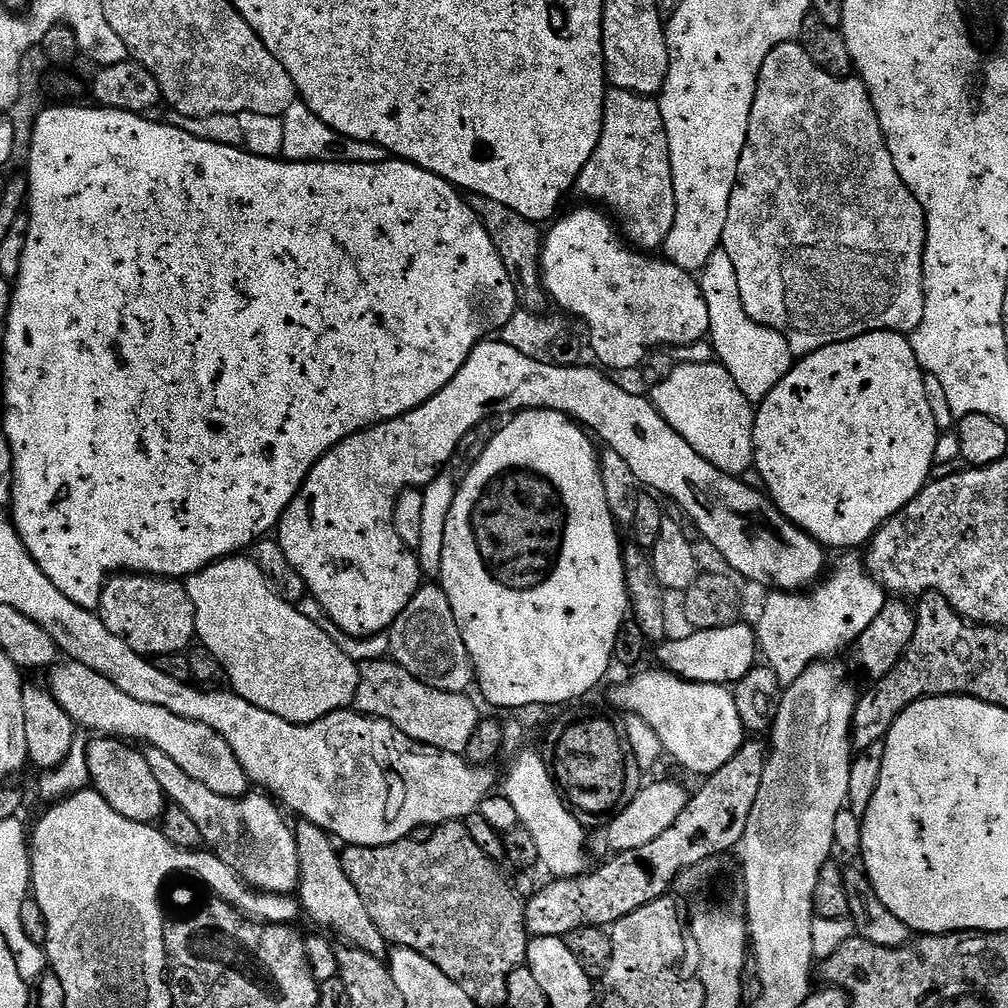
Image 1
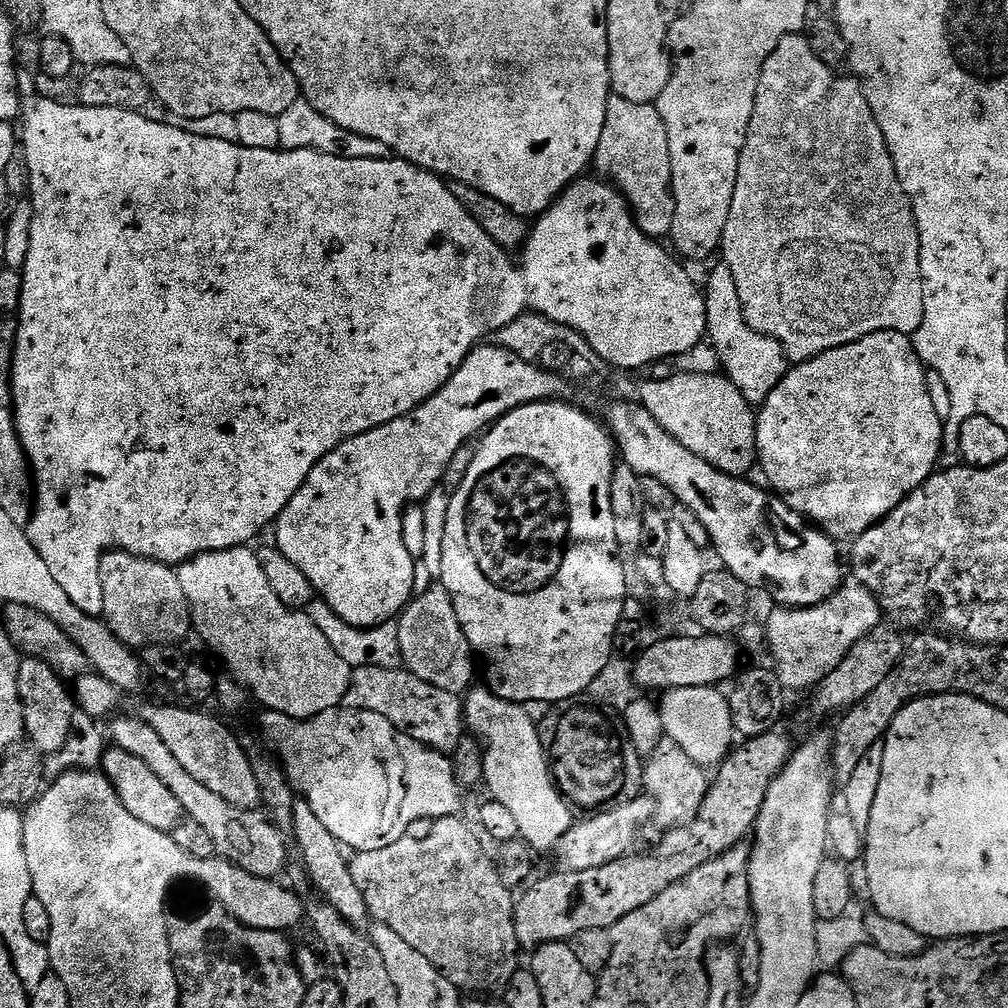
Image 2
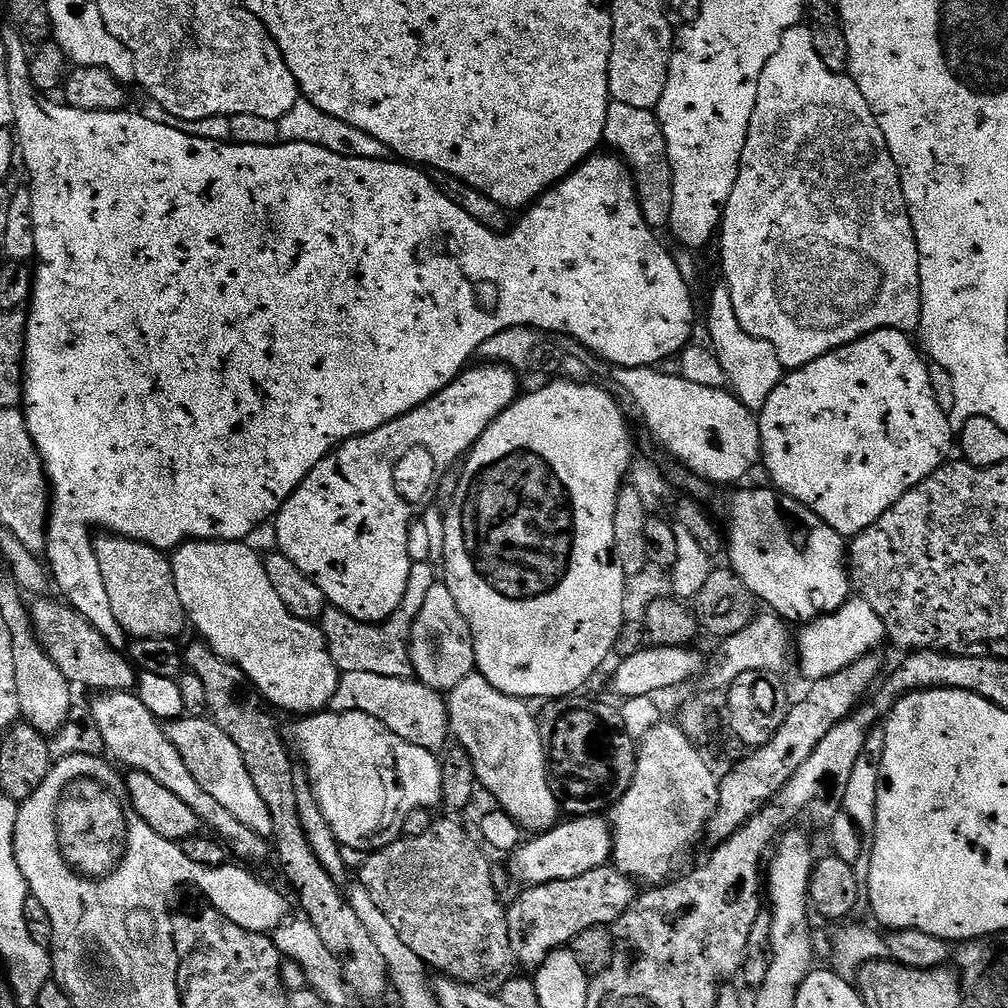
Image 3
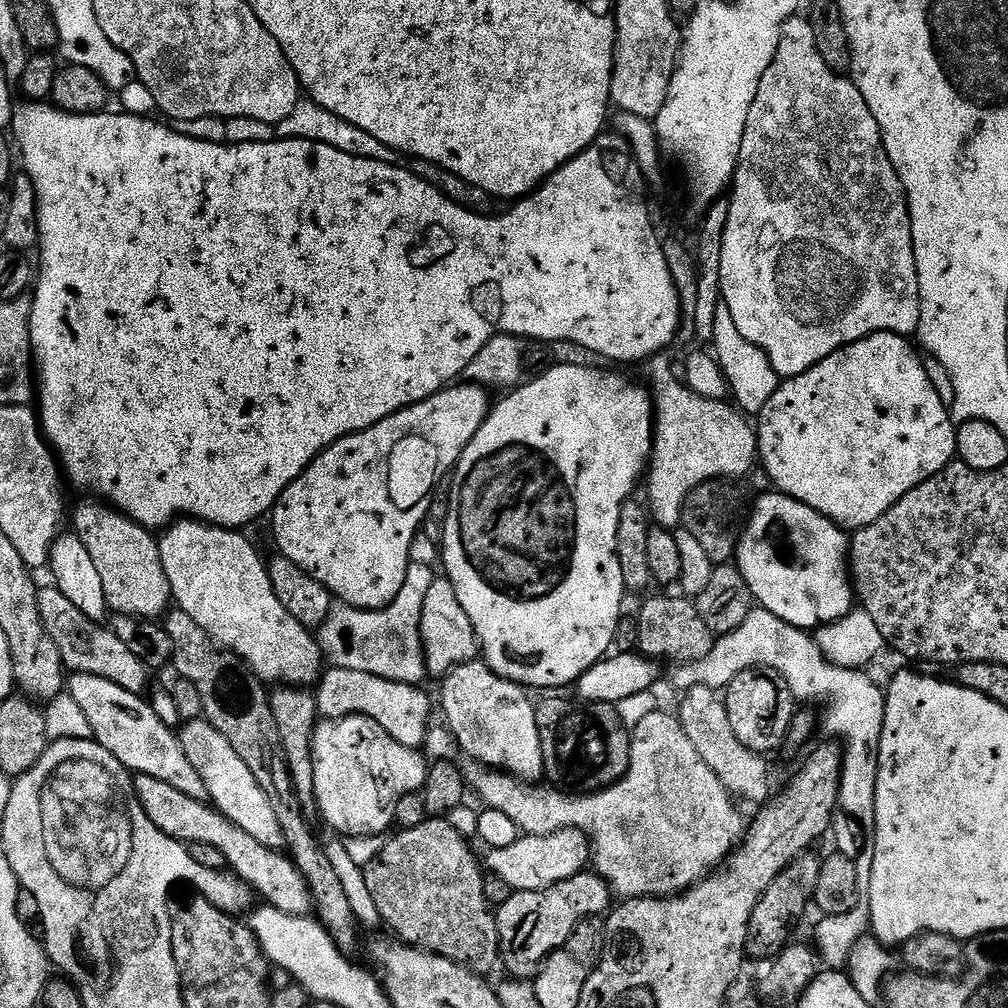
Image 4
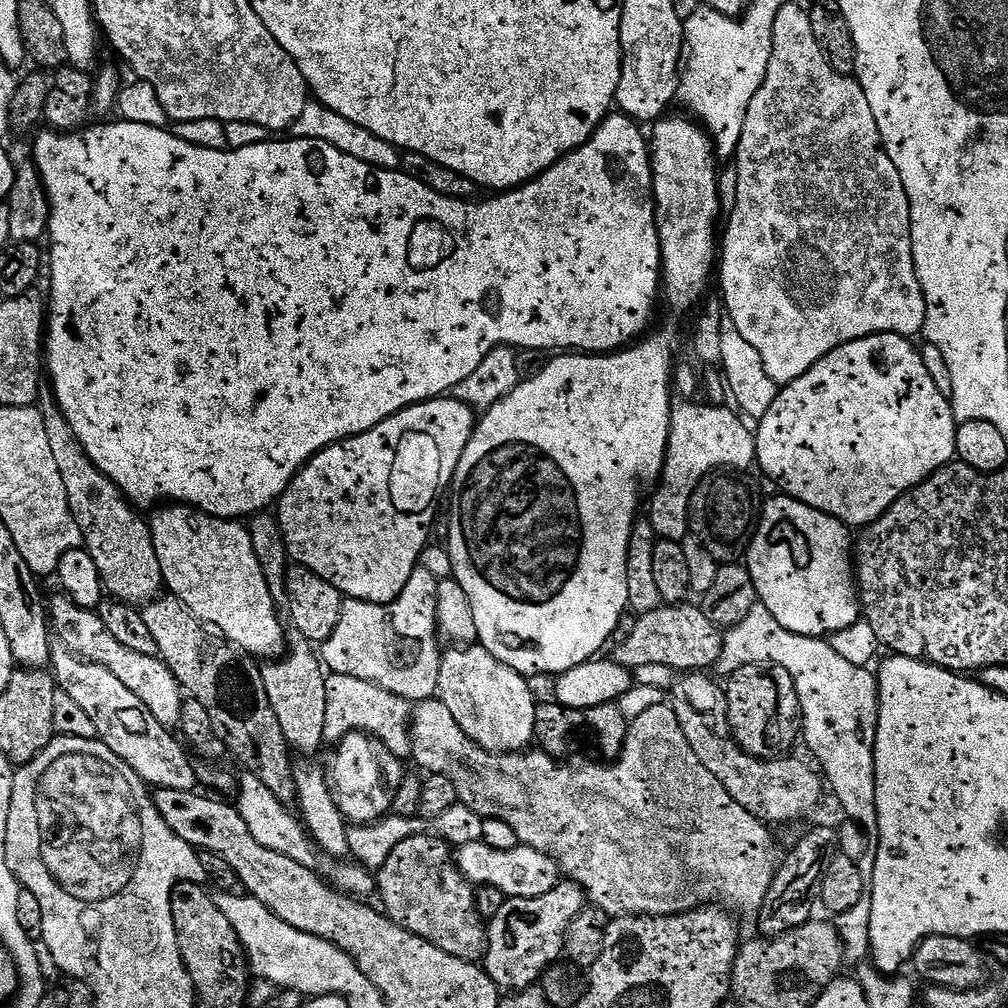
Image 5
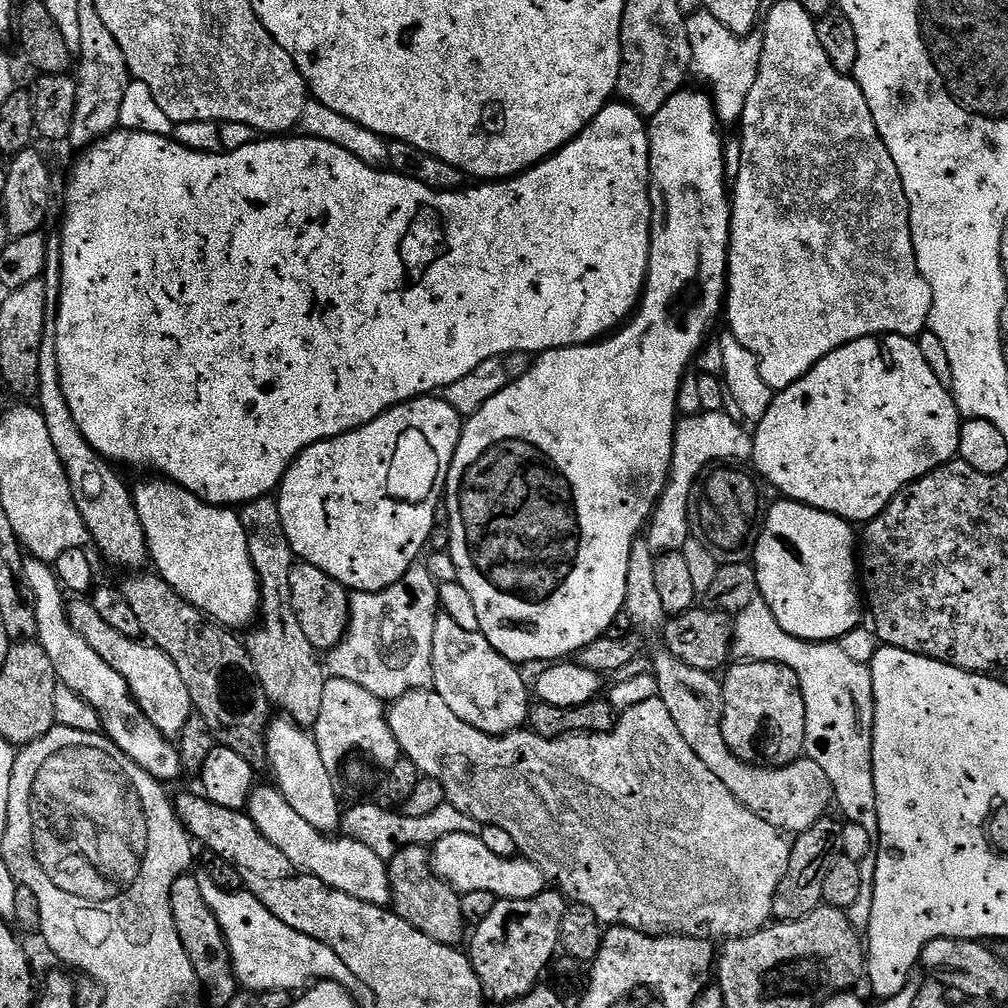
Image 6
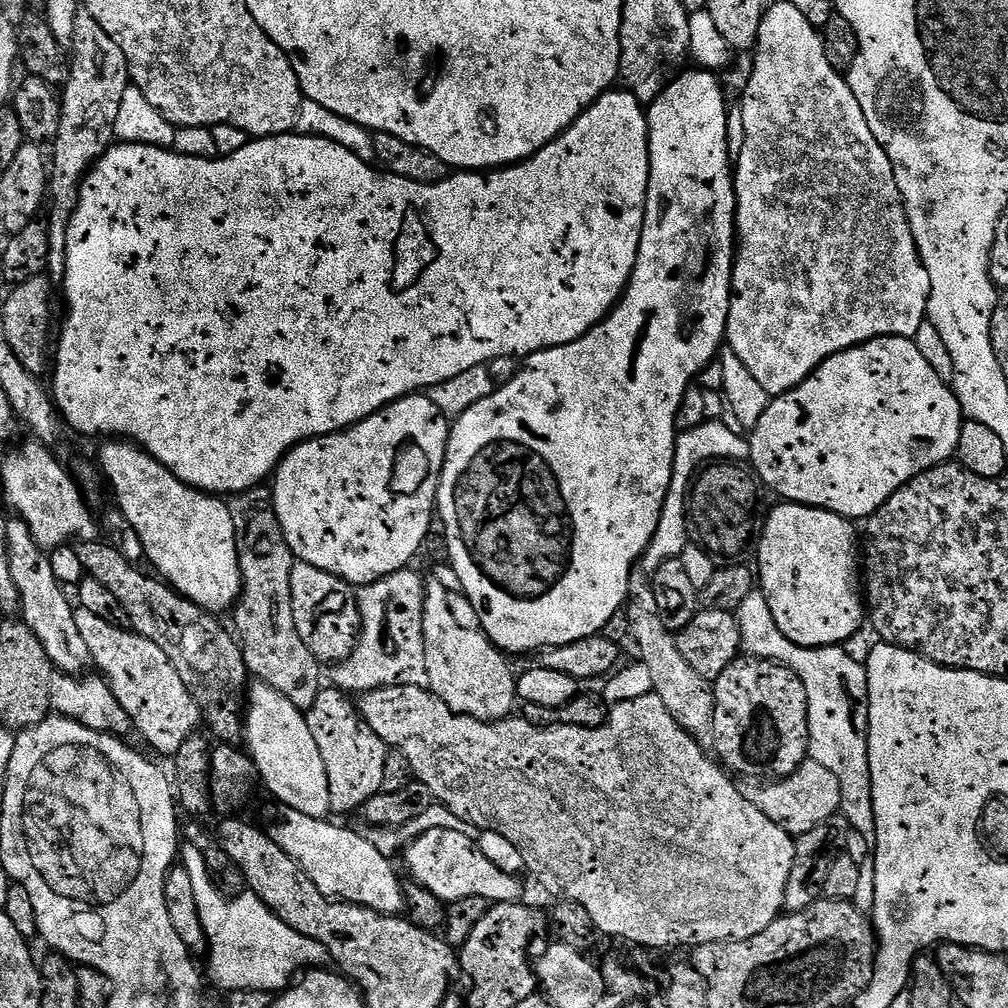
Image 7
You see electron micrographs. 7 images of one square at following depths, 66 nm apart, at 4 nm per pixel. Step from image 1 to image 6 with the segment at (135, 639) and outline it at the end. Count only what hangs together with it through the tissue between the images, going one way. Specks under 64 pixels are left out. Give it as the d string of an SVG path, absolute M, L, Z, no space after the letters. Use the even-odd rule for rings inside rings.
M45 327L42 334L42 346L38 350L38 382L34 393L35 403L44 415L46 429L54 444L58 458L65 468L69 479L74 505L85 523L91 543L112 564L128 570L140 570L149 563L148 543L142 530L142 522L132 503L133 489L124 485L124 480L115 472L109 461L92 449L90 442L78 430L78 422L74 422L74 414L70 414L70 406L66 406L66 396L62 394L62 382L58 374L58 352L56 350L55 327Z

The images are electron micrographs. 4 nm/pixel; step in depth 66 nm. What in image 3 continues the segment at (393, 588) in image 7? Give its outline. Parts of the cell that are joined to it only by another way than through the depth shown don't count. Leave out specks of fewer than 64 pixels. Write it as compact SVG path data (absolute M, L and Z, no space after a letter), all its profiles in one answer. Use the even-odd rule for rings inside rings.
M413 563L410 570L410 582L406 586L406 594L402 598L402 602L398 606L398 610L394 610L394 614L390 614L390 618L381 620L378 624L367 624L361 620L350 618L342 610L328 606L321 613L318 627L324 641L328 647L330 658L334 658L334 662L340 668L341 673L345 672L365 672L366 674L386 674L386 678L408 678L413 675L412 662L410 660L410 646L408 639L410 638L410 630L412 622L418 610L422 610L422 602L426 598L426 594L430 591L430 586L434 586L438 582L438 572L431 568L431 563Z

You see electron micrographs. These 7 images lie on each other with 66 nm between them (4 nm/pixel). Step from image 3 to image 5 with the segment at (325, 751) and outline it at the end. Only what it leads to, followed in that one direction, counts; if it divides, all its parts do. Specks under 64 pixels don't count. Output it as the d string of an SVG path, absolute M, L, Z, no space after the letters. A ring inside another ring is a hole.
M366 732L346 734L335 745L335 748L336 753L333 754L332 761L326 764L326 775L338 810L345 820L353 825L376 822L389 811L389 808L388 796L384 793L383 786L372 784L372 752L380 751L376 756L376 764L380 767L381 778L392 788L398 787L400 779L404 776L404 768L400 765L403 764L401 757L395 756L394 753L387 750L381 750L380 741L369 736Z

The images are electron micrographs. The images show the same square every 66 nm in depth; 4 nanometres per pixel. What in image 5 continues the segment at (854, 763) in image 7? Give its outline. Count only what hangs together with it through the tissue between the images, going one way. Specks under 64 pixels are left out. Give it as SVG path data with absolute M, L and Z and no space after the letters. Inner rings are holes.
M757 602L734 627L724 632L722 654L715 666L717 673L730 677L742 666L777 664L794 678L800 699L802 740L816 755L815 763L826 777L827 787L836 795L847 819L864 831L869 841L879 840L876 805L876 731L880 713L880 685L875 675L854 662L846 662L827 639L794 634Z

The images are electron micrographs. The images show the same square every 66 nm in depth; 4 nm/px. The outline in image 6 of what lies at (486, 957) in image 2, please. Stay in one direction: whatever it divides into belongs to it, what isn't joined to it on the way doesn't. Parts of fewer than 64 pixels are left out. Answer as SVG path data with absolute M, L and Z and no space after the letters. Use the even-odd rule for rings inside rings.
M408 845L404 849L398 850L392 860L387 861L388 877L392 887L391 909L396 912L403 920L410 922L414 930L422 930L426 938L434 938L434 942L443 944L459 945L460 939L464 936L466 925L464 915L462 914L462 902L460 901L461 893L455 888L451 888L441 876L432 868L432 858L427 847L418 845Z

